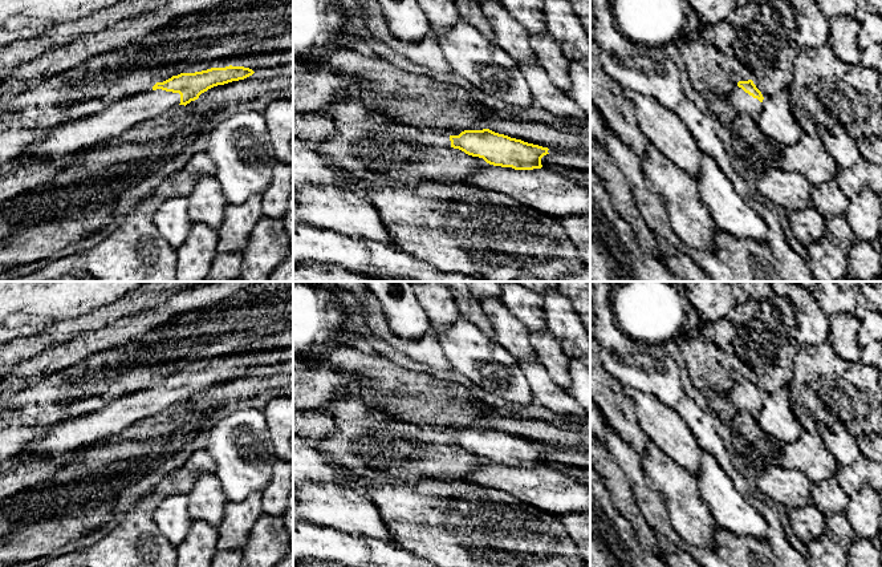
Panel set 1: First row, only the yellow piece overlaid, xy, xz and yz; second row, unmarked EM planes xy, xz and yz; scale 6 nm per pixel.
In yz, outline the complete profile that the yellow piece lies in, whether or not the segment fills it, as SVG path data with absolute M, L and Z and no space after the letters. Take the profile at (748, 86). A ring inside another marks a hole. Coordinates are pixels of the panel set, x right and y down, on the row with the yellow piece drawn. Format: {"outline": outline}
{"outline": "M752 80L739 81L728 98L737 113L747 113L753 118L761 110L764 100Z"}

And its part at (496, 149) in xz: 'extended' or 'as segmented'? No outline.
extended

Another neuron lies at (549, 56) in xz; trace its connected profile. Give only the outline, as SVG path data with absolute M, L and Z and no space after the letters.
M546 32L544 35L529 36L529 44L537 57L537 64L548 73L550 81L562 92L572 88L569 77L569 60L561 48Z

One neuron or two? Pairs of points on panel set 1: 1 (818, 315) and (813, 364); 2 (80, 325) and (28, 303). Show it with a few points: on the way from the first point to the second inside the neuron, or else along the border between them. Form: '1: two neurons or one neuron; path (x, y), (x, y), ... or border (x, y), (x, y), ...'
1: two neurons; border (826, 340), (818, 344), (799, 347)
2: two neurons; border (93, 308), (74, 318), (56, 320), (36, 333)

